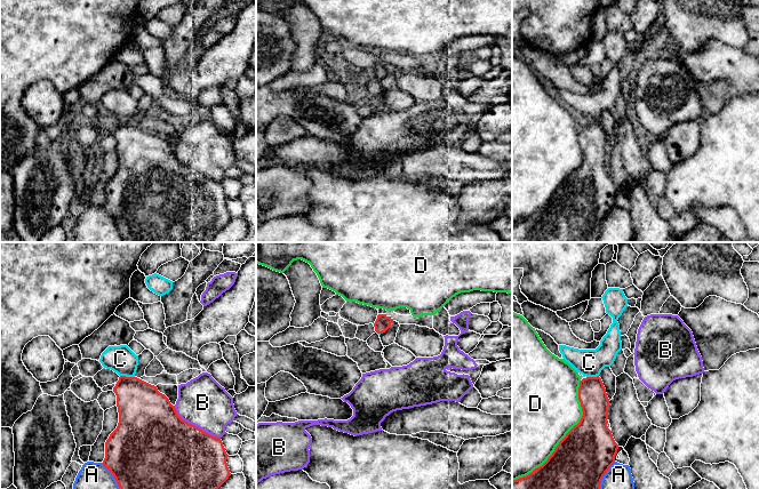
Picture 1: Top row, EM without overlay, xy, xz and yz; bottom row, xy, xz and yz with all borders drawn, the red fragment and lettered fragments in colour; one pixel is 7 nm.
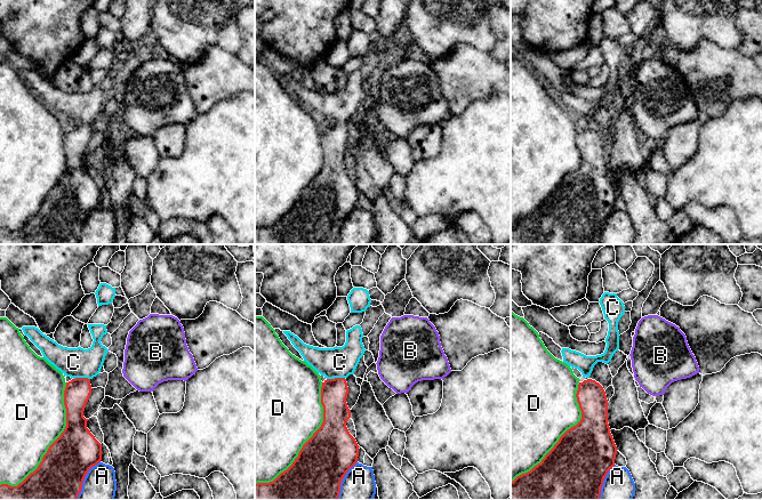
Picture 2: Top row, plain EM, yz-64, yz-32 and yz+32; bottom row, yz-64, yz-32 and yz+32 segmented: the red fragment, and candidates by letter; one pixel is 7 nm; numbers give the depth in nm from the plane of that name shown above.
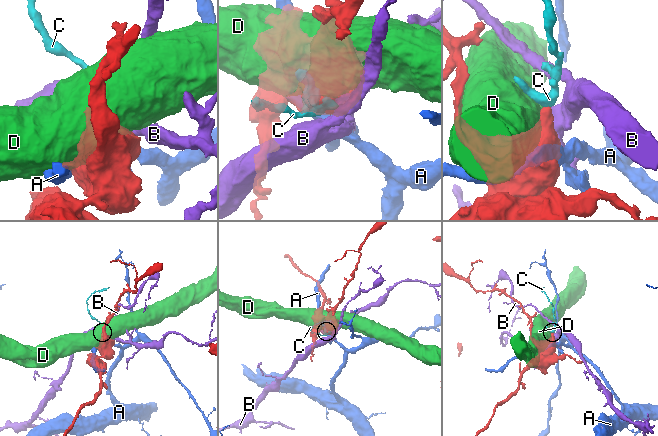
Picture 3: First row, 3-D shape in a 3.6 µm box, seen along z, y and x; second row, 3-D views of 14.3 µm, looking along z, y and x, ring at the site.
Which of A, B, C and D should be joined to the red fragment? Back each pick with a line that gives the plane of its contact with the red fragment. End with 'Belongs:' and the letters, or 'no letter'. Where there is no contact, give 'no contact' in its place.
C: xy
Belongs: C

